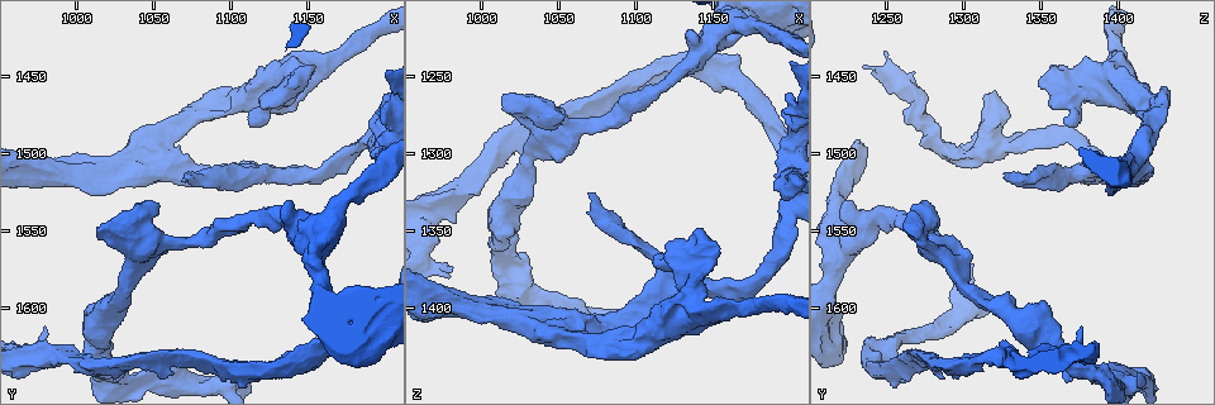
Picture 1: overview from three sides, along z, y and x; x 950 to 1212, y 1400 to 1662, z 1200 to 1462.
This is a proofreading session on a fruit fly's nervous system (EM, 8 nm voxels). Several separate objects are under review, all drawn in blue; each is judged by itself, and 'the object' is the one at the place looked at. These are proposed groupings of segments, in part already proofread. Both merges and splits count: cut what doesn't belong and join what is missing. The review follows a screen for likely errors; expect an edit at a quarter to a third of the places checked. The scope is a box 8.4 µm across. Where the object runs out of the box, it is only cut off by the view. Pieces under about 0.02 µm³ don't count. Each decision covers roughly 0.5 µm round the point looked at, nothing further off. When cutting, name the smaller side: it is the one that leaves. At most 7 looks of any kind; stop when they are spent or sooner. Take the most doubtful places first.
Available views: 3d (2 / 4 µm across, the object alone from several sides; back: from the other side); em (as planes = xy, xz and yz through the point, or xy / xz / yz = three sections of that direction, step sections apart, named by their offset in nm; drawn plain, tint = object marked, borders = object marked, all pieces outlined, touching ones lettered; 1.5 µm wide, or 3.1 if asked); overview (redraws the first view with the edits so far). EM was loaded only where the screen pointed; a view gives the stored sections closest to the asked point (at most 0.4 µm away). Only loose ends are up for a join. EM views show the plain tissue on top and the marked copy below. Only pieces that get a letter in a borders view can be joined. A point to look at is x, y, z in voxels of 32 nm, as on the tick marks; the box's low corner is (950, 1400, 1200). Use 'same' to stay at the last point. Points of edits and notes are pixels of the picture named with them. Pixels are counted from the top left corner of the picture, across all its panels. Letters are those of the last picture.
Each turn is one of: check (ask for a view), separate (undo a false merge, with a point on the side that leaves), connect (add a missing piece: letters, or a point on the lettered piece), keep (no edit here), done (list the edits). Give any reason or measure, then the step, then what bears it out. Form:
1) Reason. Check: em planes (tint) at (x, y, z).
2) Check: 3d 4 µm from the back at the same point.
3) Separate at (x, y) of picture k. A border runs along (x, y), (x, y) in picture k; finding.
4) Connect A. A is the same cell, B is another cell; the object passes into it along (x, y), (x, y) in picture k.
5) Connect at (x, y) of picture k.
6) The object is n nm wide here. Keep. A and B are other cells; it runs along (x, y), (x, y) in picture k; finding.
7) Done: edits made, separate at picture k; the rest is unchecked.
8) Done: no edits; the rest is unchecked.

A fork. Check: 3d 4 µm from the back at (1056, 1632, 1274).

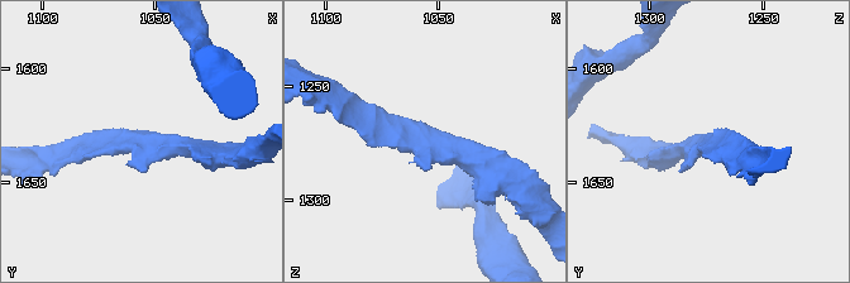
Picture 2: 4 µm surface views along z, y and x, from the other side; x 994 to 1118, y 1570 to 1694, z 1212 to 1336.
Check: em planes (tint) at (1058, 1631, 1272).

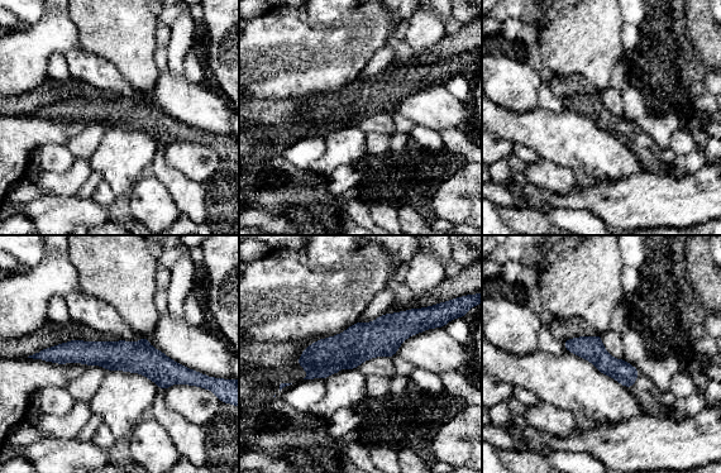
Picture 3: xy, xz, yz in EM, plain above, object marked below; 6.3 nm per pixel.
Check: em planes (borders) at the same point.

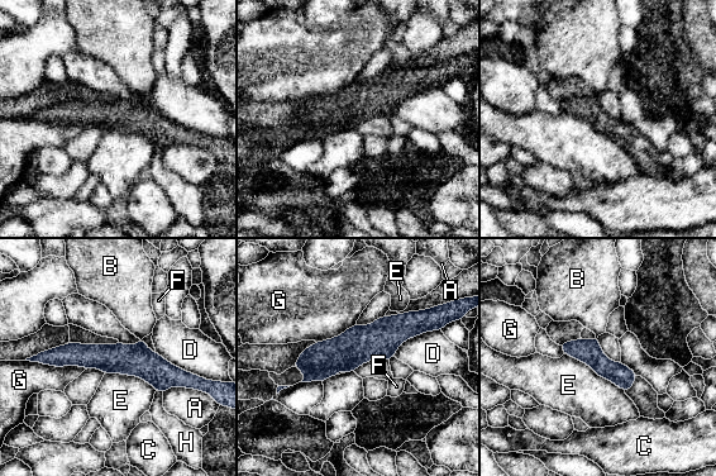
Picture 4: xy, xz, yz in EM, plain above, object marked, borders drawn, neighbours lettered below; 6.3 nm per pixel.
The longest contact is with E, 460 nm. Keep. A, B, C, D, E, F, G and H are other cells; a border runs along (564, 353), (581, 360), (624, 391) in picture 4; all the same neuron.

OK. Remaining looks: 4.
A fork. Check: em planes (tint) at (1158, 1510, 1384).

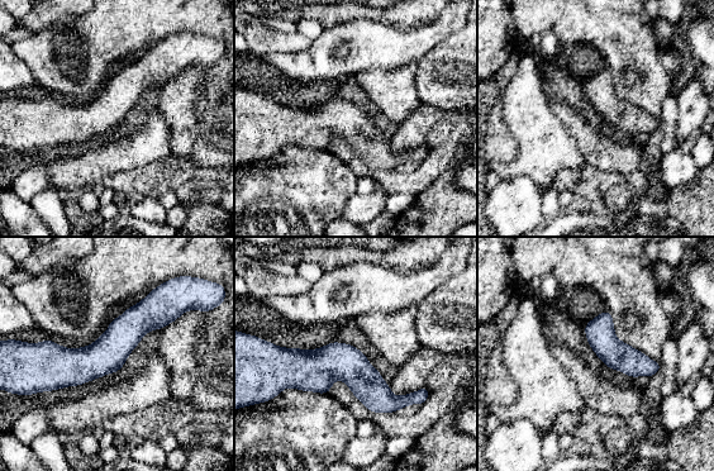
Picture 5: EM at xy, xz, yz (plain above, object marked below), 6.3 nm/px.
Check: em planes (borders) at the same point.

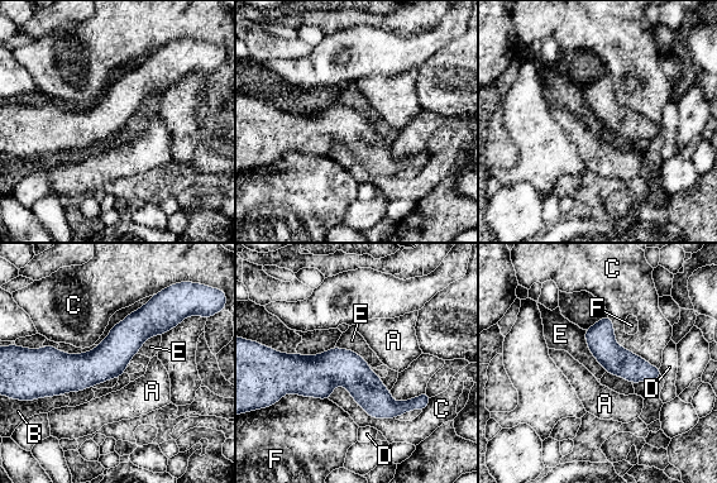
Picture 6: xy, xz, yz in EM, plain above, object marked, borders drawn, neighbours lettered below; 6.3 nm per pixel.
Keep. A, B, C, D, E and F are other cells; it runs along (170, 323), (100, 364), (25, 359) in picture 6; one neuron here.

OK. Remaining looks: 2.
Stops while still wide. Check: em planes (borders) at (1126, 1470, 1356).

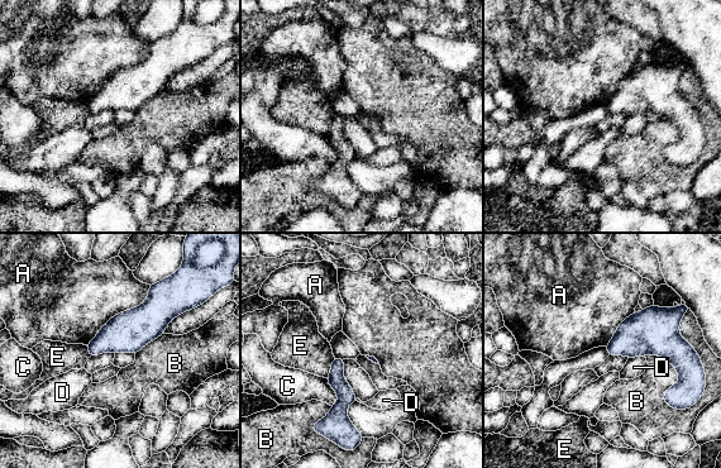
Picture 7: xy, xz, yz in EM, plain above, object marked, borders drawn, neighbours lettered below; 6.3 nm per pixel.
Keep. A, B, C, D and E are other cells; a border runs along (163, 332), (135, 354) in picture 7; none of them fits.

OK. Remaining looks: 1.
Done: no edits; the rest is unchecked.

